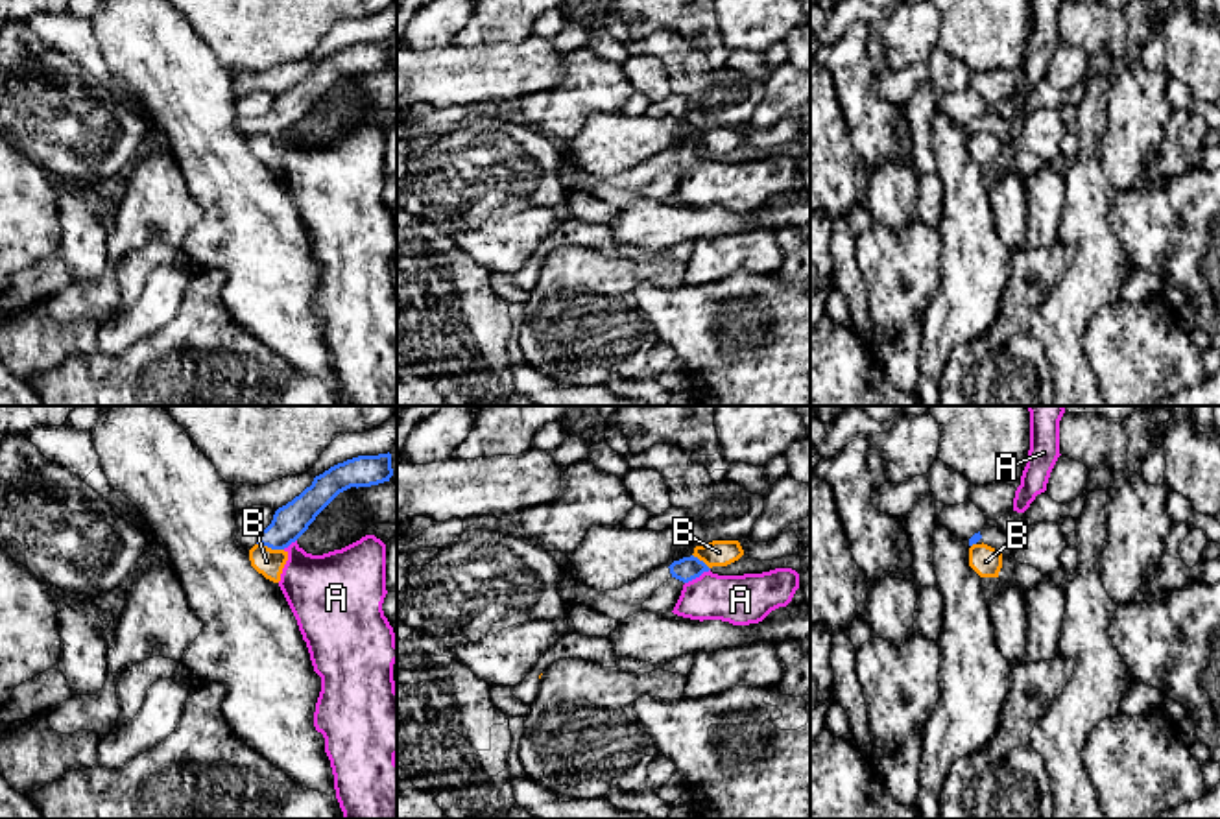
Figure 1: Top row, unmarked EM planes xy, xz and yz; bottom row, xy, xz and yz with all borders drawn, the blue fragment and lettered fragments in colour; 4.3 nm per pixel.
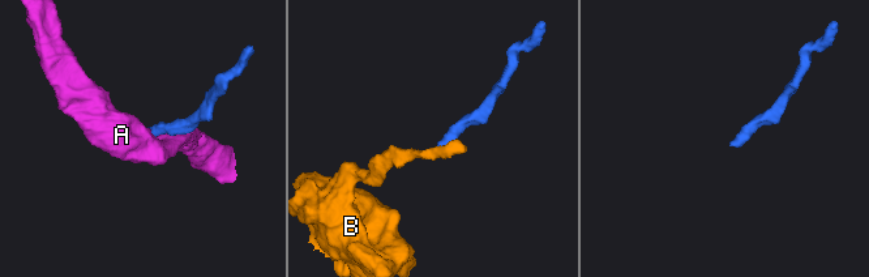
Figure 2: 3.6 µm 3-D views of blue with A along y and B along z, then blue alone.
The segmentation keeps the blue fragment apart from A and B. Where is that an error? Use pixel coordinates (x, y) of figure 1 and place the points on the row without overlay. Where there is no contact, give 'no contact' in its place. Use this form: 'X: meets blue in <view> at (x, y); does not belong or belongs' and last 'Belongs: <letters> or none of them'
A: meets blue in xz at (696, 163); does not belong
B: meets blue in xy at (270, 133); does not belong
Belongs: none of them

